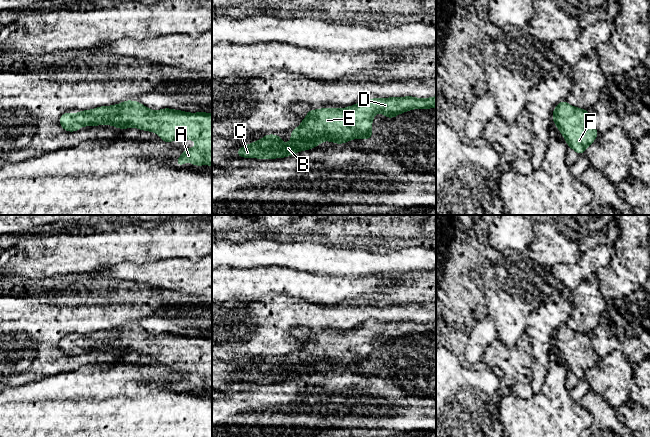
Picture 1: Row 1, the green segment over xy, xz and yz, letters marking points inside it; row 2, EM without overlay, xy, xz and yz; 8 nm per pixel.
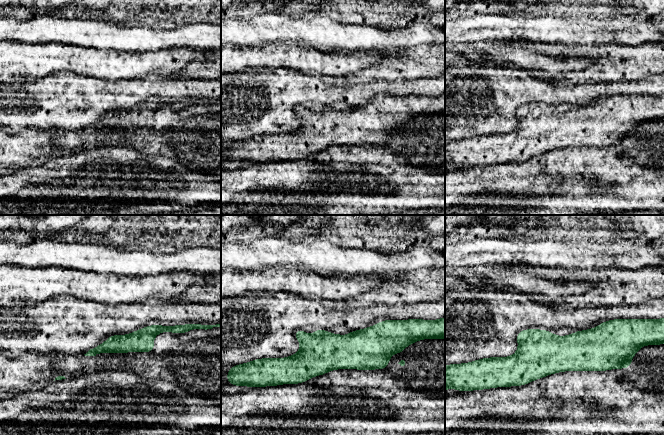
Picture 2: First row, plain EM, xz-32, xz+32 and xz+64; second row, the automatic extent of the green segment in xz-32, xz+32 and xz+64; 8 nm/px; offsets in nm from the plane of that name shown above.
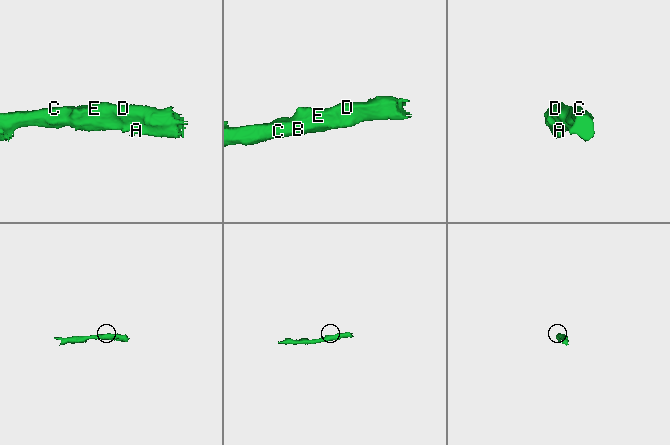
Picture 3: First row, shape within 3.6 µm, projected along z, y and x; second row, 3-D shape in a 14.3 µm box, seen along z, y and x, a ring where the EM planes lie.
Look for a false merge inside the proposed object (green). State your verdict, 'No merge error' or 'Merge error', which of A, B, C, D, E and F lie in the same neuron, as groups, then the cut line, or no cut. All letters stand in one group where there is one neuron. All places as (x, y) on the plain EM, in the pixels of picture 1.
No merge error. Groups: A B C D E F. No split

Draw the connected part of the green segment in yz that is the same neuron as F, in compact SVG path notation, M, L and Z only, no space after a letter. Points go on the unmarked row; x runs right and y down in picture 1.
M561 324L552 337L552 344L569 372L583 379L599 357L592 346L589 334L574 331Z

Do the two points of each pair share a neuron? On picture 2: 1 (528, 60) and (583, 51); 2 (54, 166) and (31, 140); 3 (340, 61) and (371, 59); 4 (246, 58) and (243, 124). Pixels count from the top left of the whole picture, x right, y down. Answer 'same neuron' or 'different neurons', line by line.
1: different neurons
2: different neurons
3: same neuron
4: different neurons

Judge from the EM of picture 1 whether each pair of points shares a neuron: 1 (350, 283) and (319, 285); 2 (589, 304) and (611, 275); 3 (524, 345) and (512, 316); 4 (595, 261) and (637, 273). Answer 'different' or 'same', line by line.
1: same
2: different
3: different
4: different

